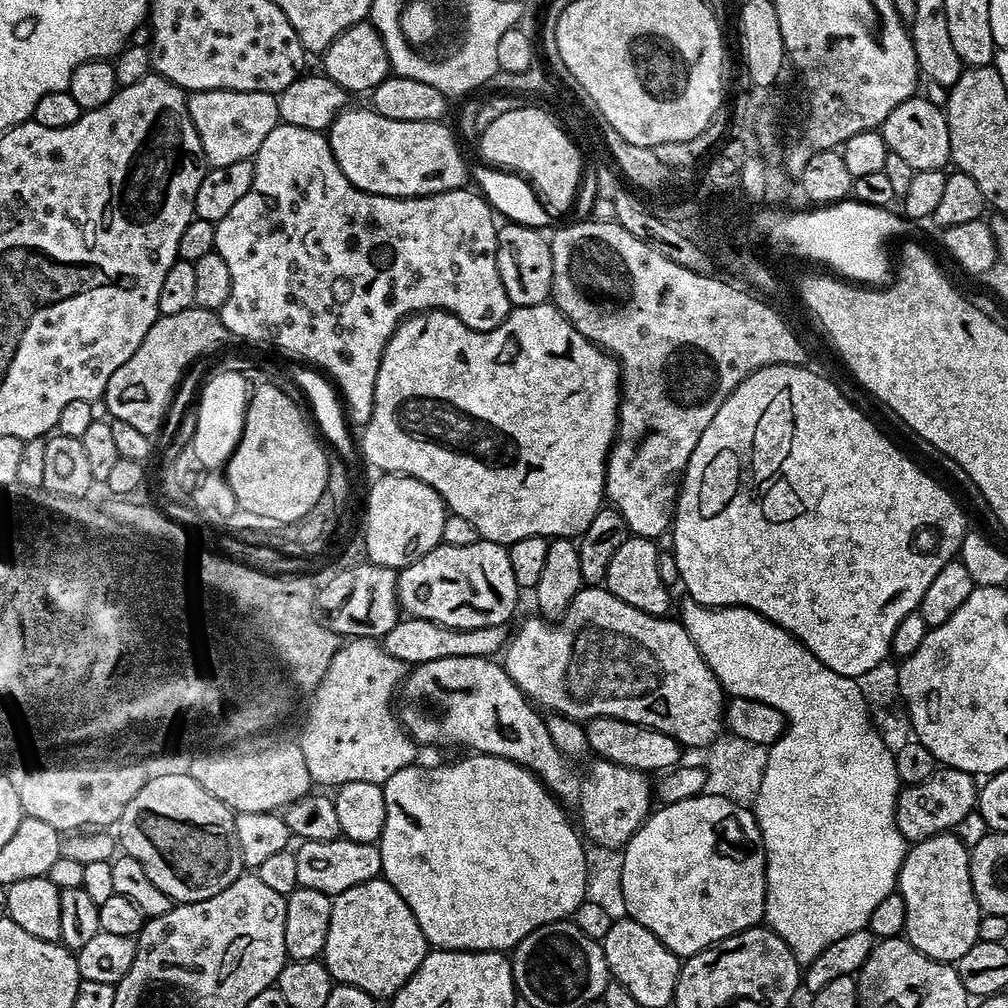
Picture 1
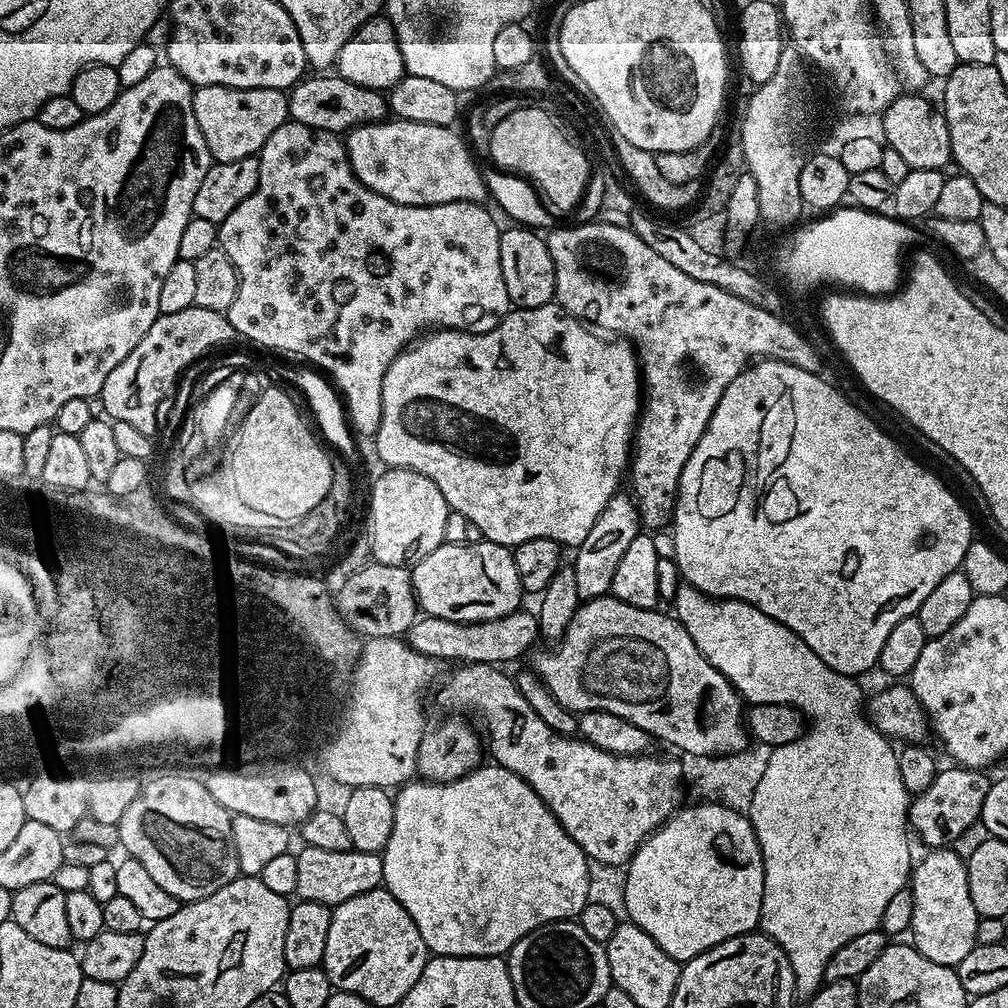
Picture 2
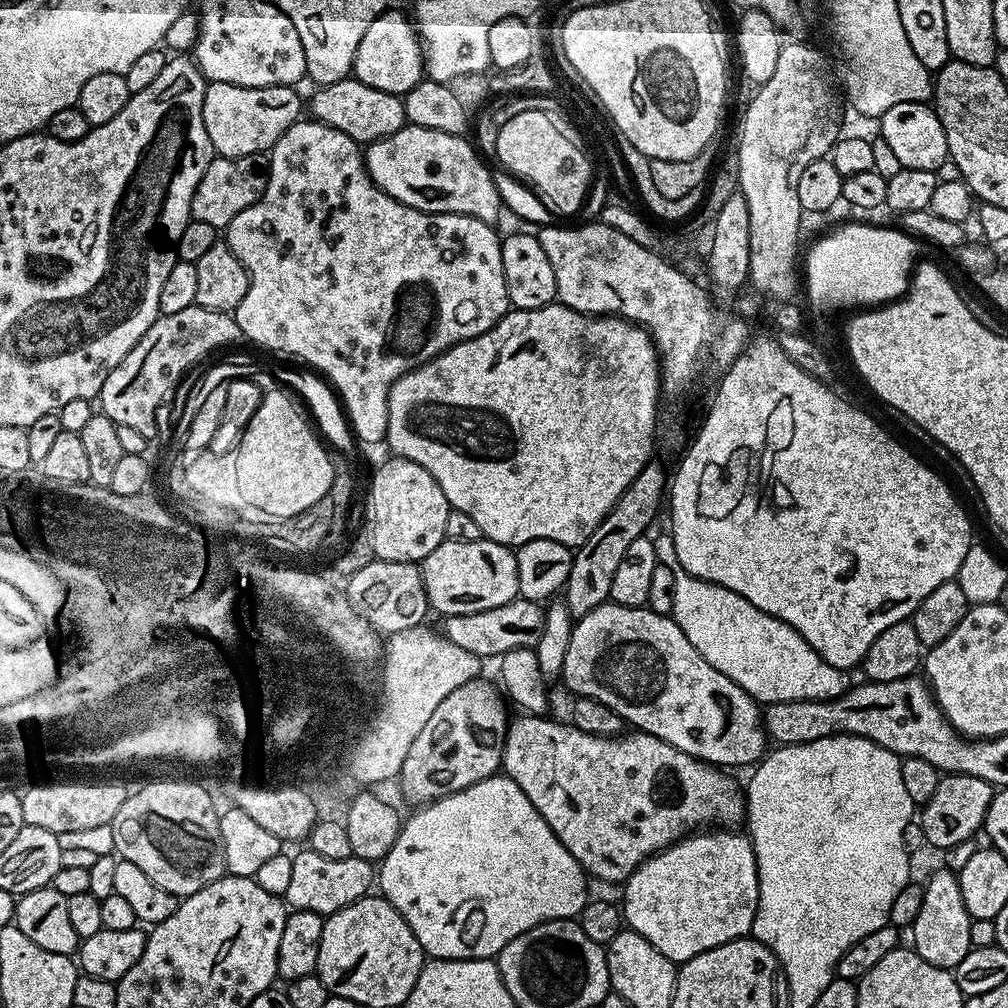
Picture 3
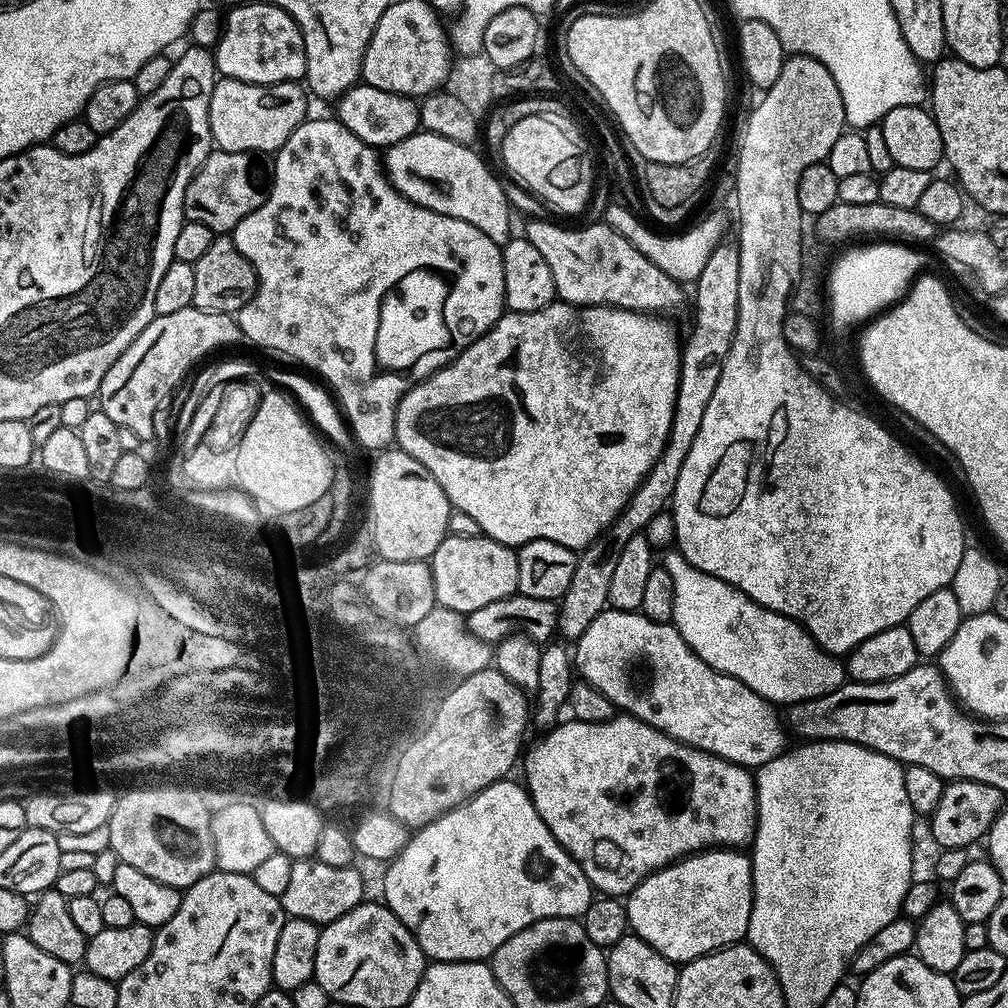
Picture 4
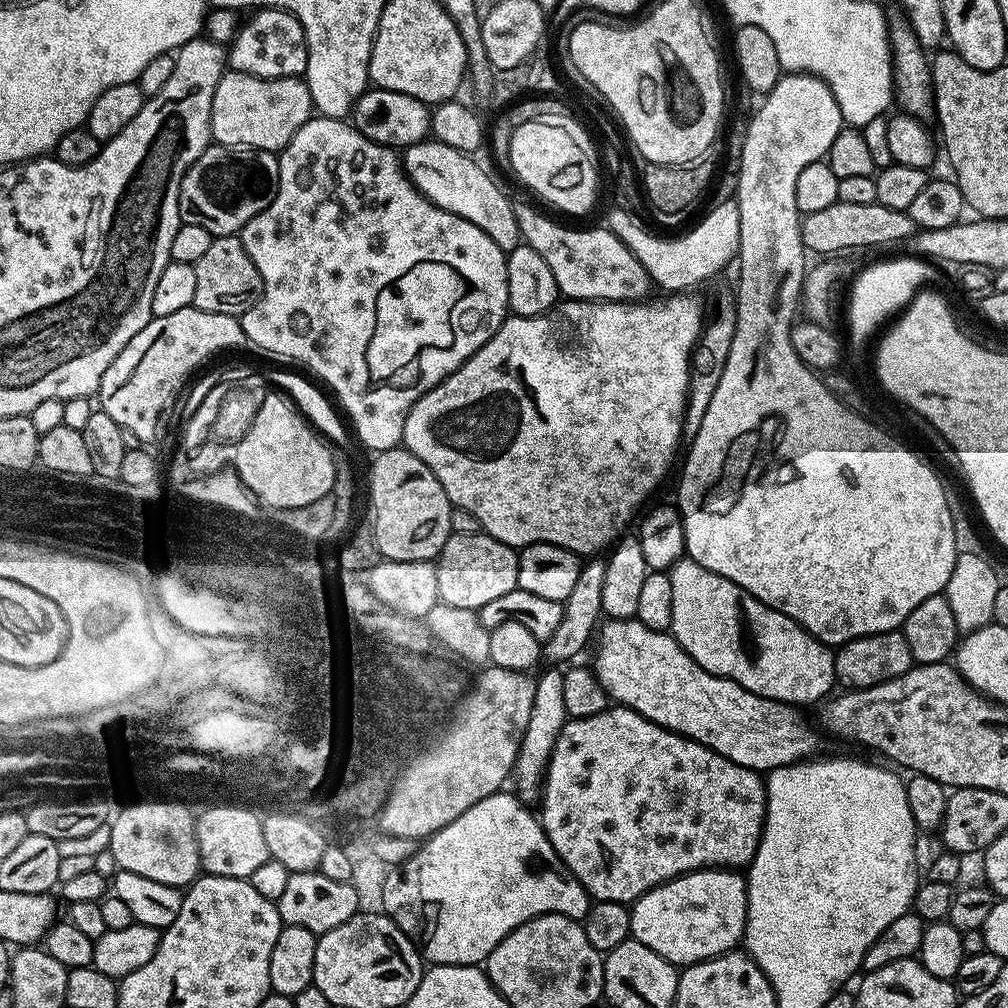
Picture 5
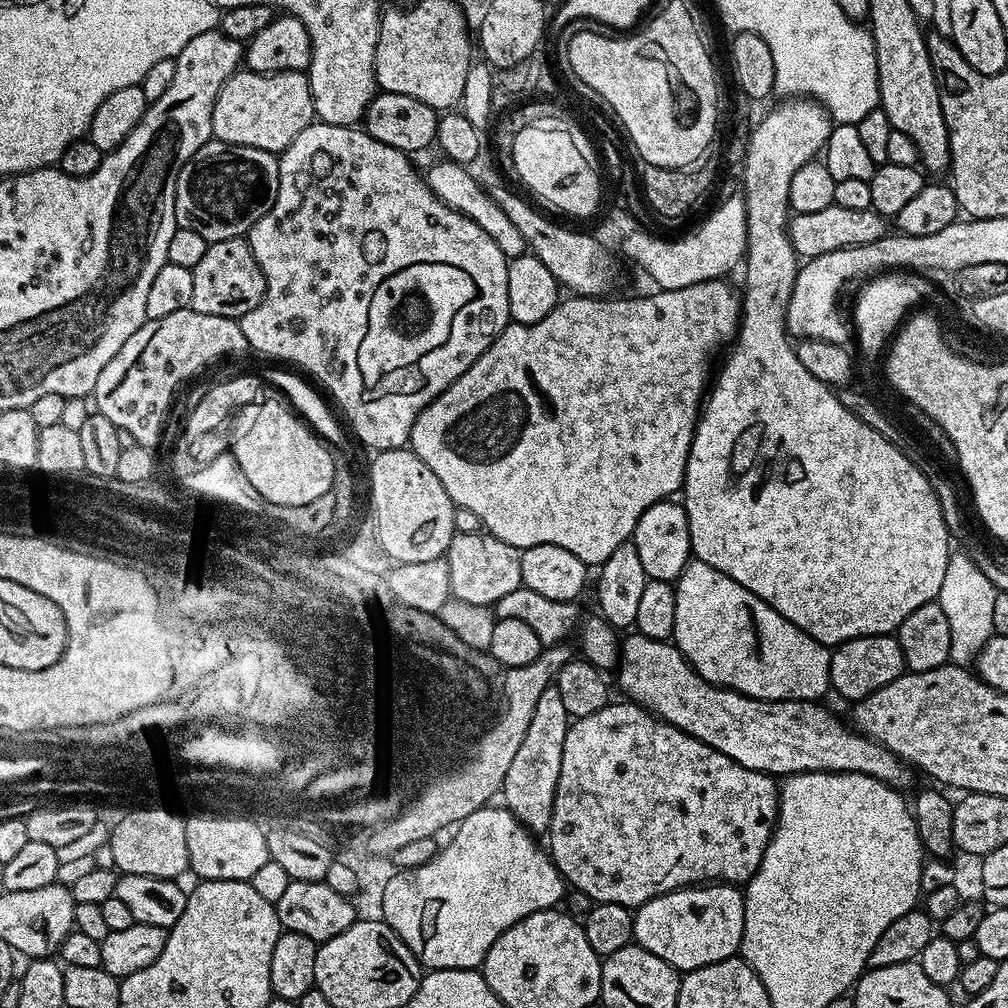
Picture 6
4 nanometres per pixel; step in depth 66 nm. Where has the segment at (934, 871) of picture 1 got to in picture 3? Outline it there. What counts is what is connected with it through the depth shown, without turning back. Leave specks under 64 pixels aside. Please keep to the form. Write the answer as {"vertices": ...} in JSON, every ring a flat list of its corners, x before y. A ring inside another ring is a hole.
{"vertices":[[941,870,933,874,923,887,921,910,910,927,911,947,919,956,926,958,926,962,939,968,954,970,958,962,962,962,962,958,966,958,966,954,973,949,970,942,973,919,966,910,966,902,962,902,960,877,955,871]]}

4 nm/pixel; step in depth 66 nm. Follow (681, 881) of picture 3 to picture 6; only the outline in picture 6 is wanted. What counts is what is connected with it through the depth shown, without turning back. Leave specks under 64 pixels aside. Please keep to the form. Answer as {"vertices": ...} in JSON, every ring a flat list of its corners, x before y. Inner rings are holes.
{"vertices":[[723,882,679,888,641,904,632,921,635,943,650,950,650,954,658,954,662,962,677,972,693,972,739,953,744,929,744,893,737,885]]}

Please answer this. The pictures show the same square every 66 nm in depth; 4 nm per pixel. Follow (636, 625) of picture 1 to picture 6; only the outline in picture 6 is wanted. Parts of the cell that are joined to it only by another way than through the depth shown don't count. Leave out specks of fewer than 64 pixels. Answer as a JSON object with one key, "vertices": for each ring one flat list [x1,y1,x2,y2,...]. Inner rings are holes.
{"vertices":[[639,634,623,637,618,648,618,669,620,668,620,688,633,704,648,709,653,716,659,716,667,724,706,742,714,750,734,758,750,770,766,772,773,778,787,778,798,772,857,772,870,778,878,778,891,784,893,788,903,789,908,780,909,765,877,740,871,740,855,727,843,724,832,712,823,708,823,703,814,700,756,700,732,688,720,688,717,684,706,682,693,670,687,658,680,653,675,643,655,640]]}

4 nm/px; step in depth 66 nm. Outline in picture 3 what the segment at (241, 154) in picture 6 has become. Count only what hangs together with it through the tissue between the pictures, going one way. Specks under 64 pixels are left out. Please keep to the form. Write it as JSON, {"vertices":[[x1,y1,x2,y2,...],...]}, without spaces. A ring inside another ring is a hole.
{"vertices":[[264,154,238,158,216,156,206,166,206,174,202,174,198,190,194,190,191,219,207,222,218,230,227,229,237,214,246,210,246,206,254,206,254,202,262,198,268,181,268,162,269,157]]}

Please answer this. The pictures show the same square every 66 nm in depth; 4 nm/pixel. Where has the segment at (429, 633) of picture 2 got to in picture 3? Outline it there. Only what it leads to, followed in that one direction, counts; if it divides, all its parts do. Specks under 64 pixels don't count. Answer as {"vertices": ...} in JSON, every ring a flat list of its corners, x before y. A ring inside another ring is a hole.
{"vertices":[[517,598,506,606,494,606,494,610,478,610,478,614,458,614,443,621,443,639,470,650,470,654,487,658,505,656,510,650,531,648,538,642,544,625,544,608,537,601]]}

